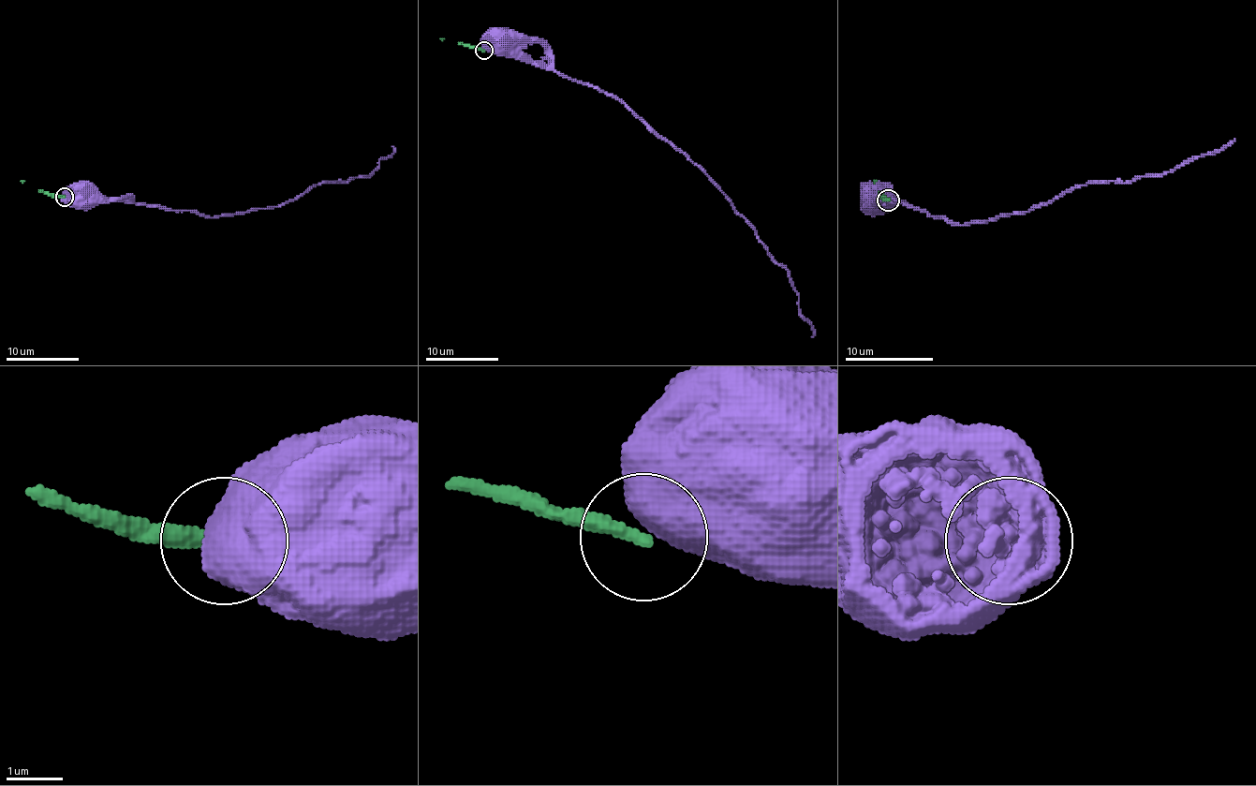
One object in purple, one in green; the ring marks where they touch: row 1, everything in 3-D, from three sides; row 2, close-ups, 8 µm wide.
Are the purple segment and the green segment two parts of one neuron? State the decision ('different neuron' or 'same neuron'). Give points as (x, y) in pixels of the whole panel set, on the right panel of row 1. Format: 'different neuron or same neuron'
different neuron

